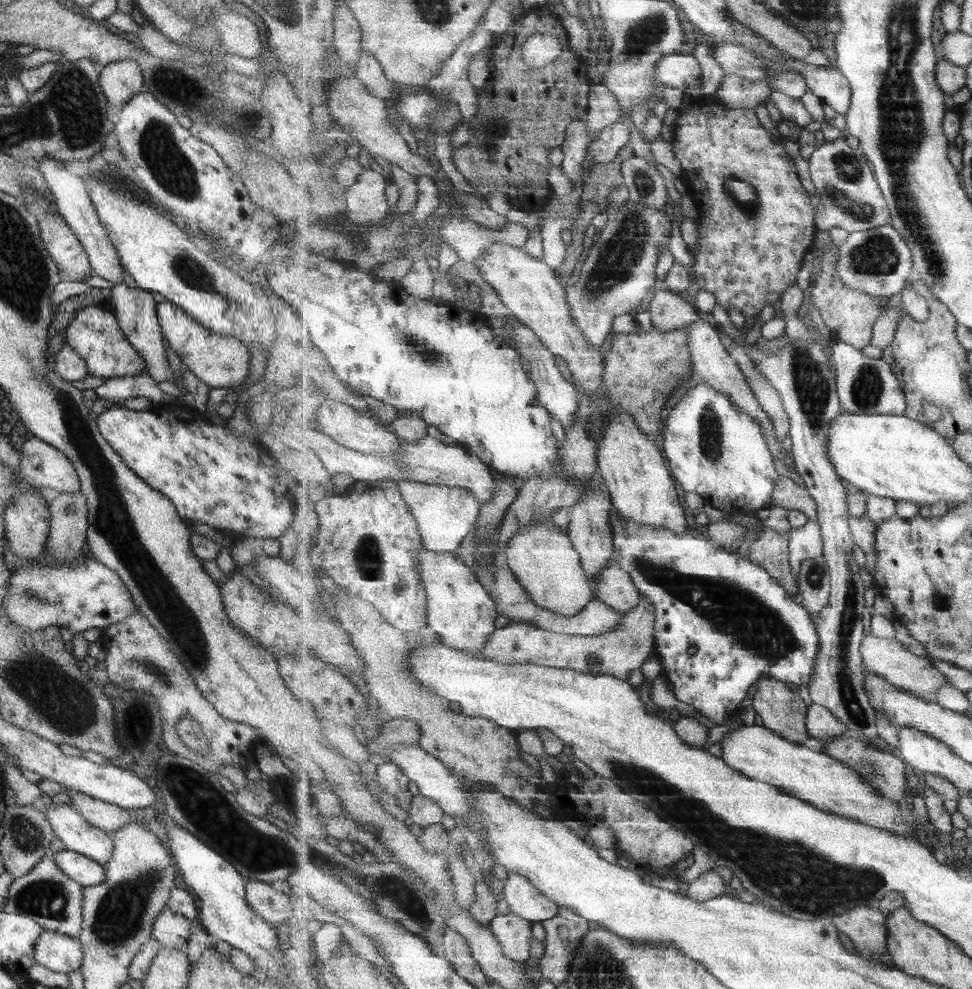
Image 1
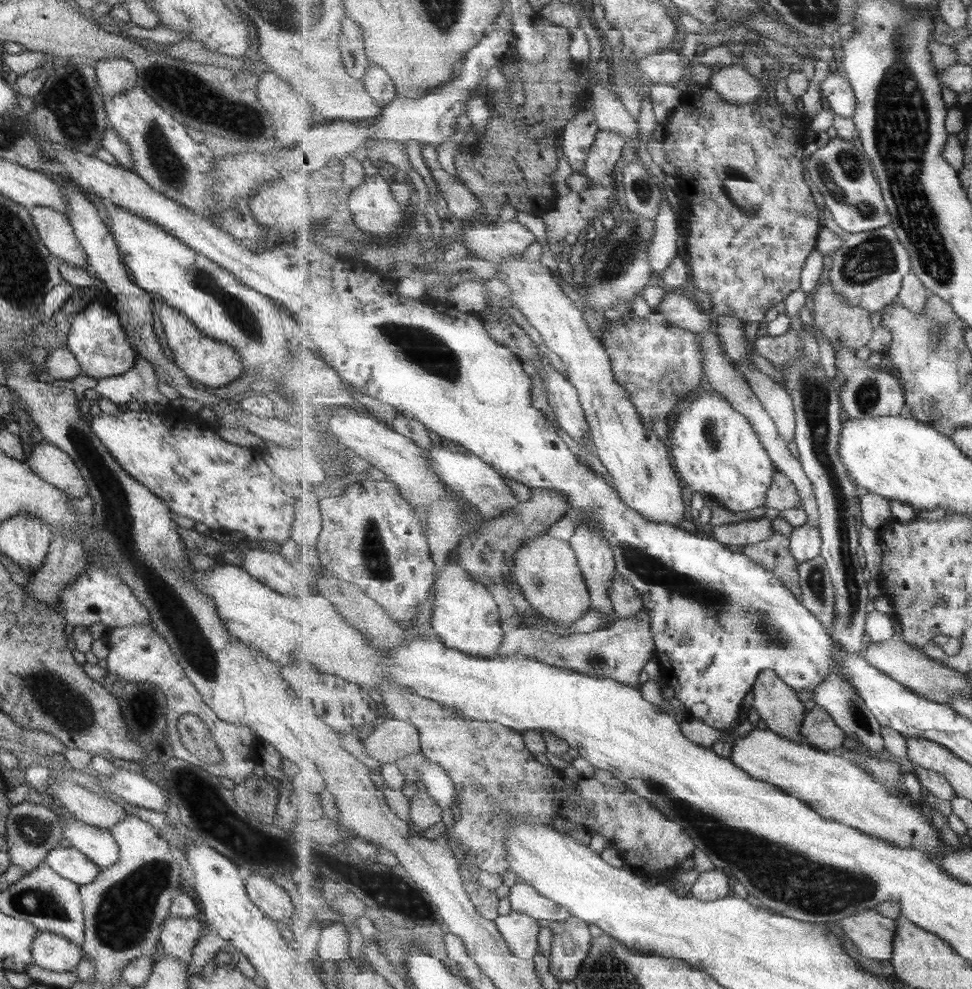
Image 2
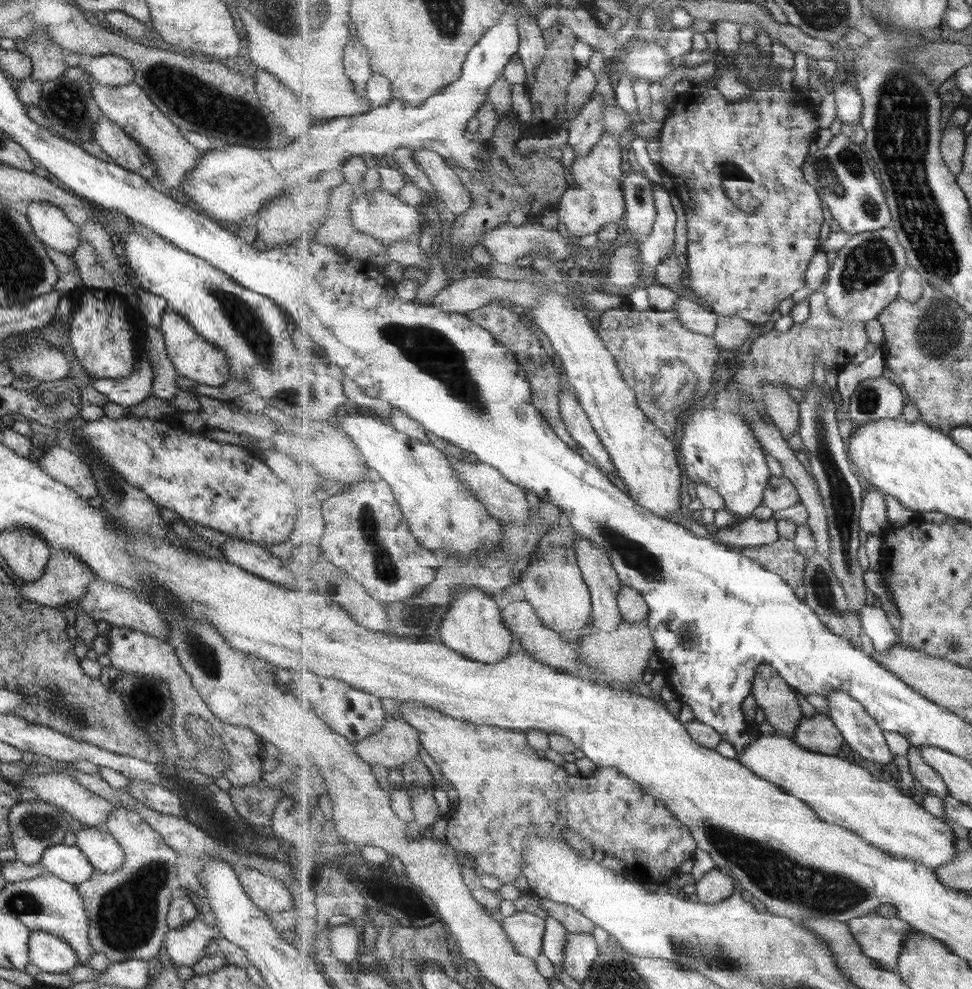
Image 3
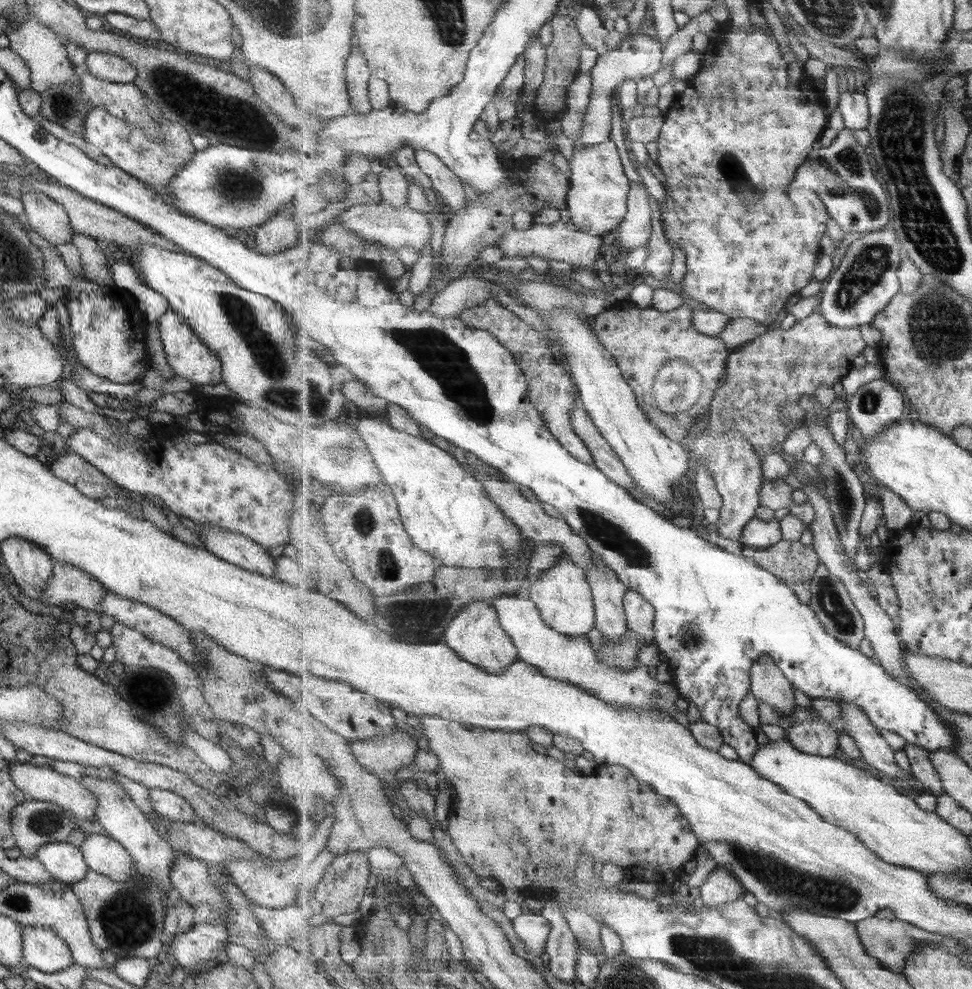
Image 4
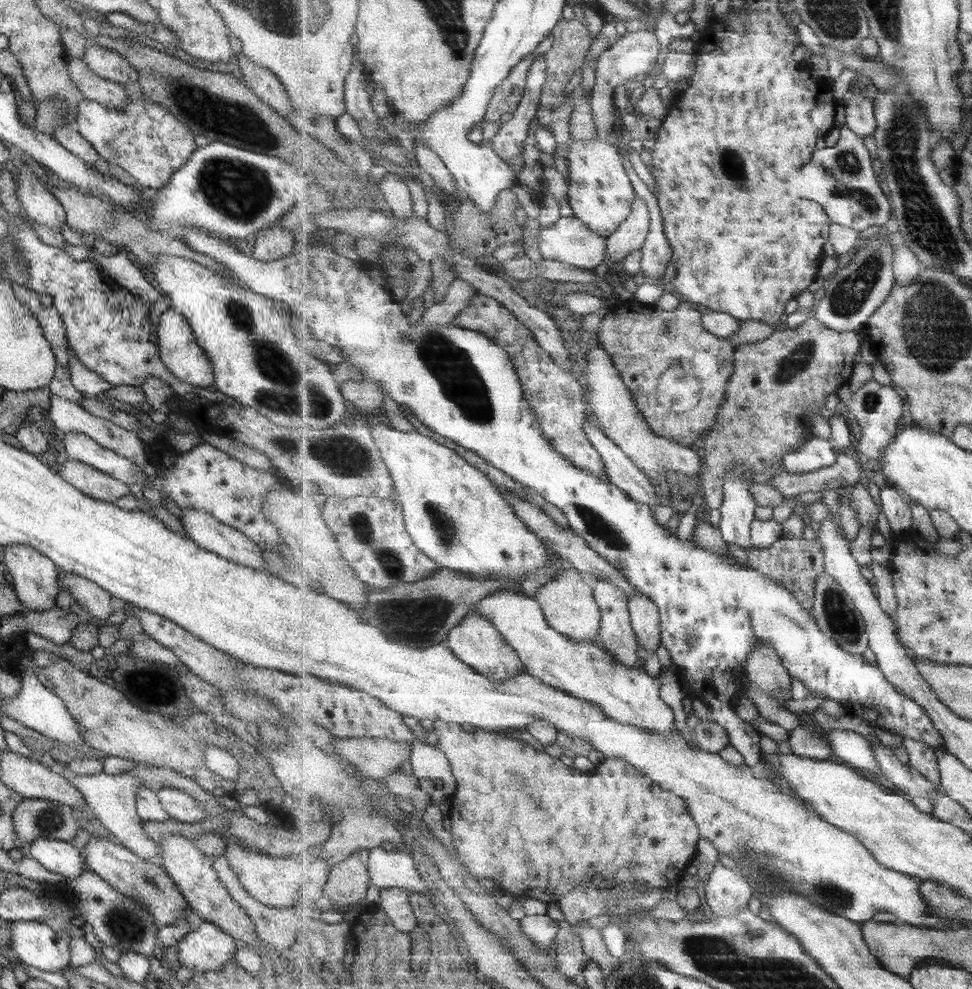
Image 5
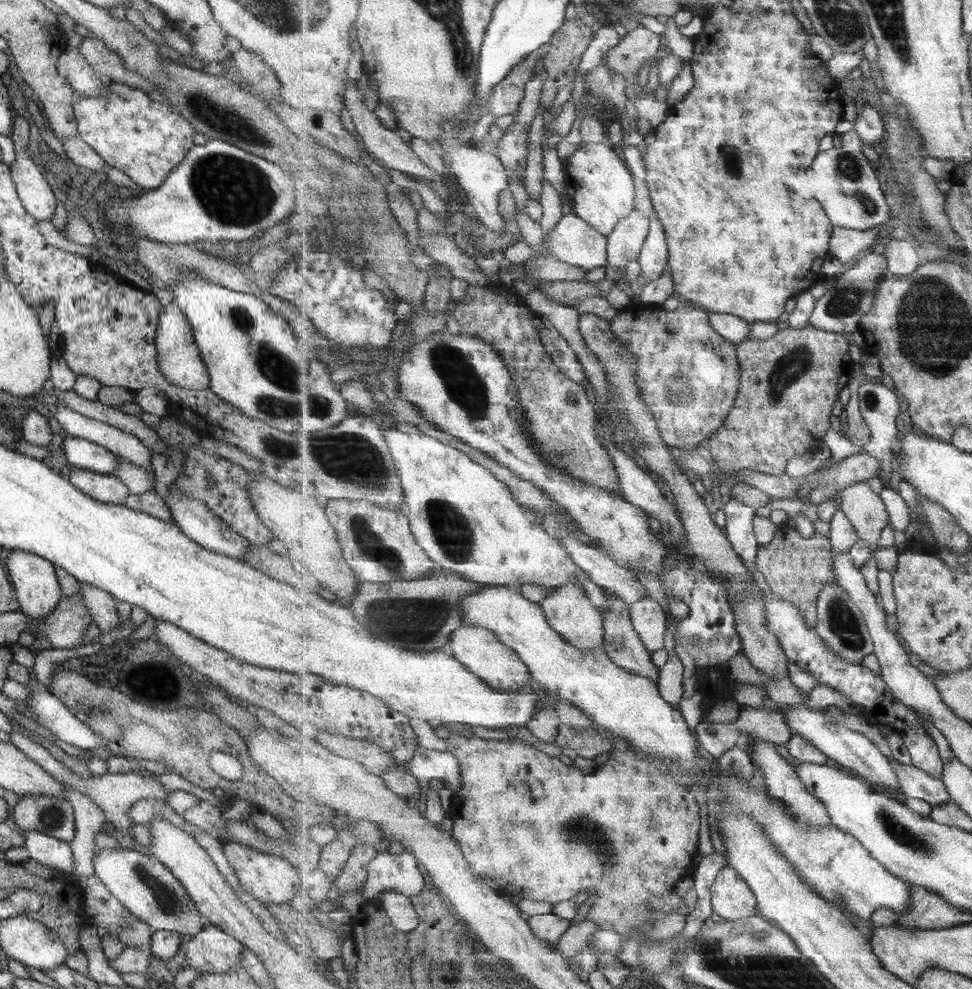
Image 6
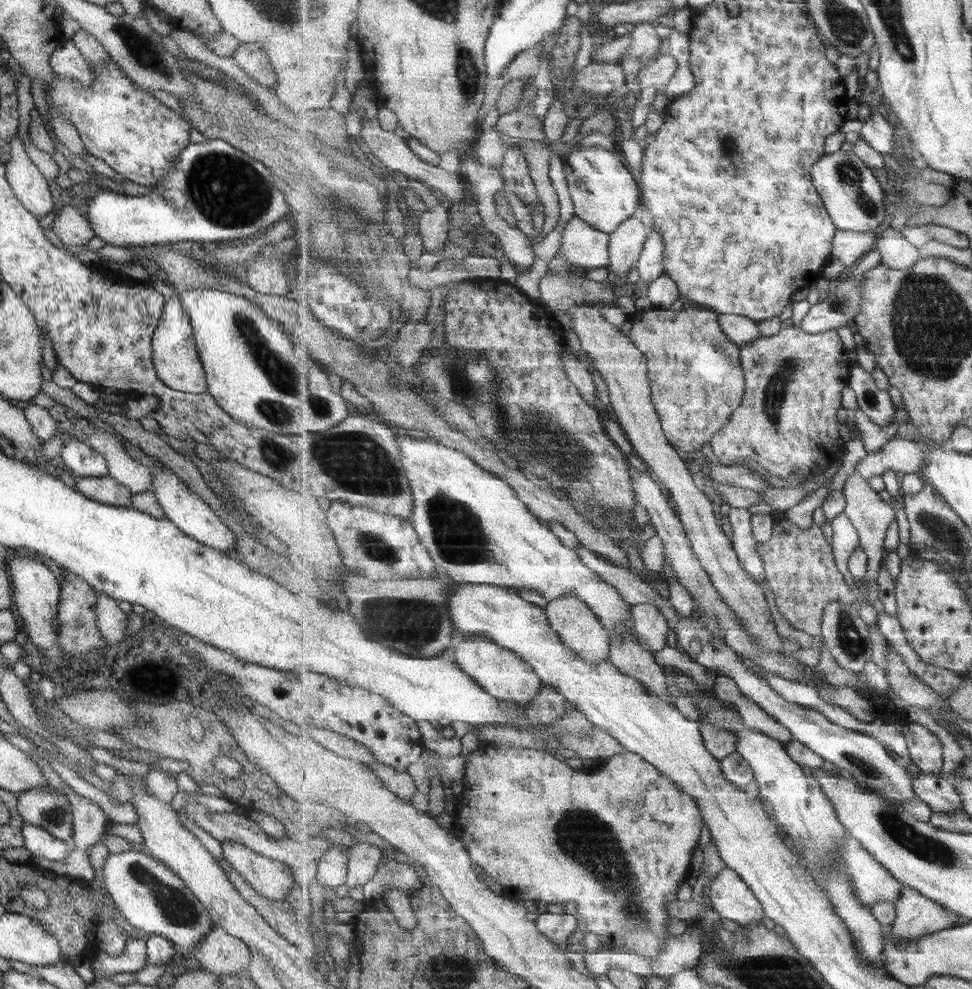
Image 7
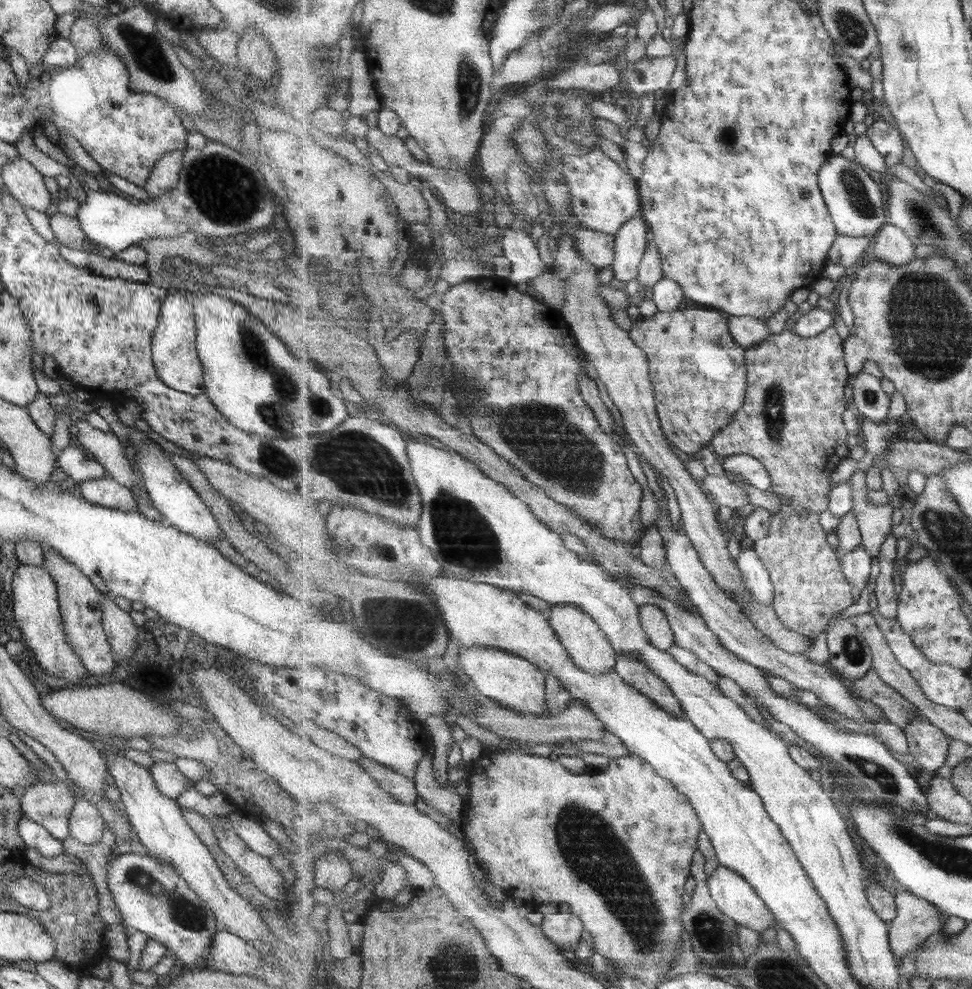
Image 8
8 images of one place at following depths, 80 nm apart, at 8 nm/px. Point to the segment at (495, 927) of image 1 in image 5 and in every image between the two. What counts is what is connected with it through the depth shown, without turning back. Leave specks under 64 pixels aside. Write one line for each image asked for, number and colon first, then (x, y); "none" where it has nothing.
2: (521, 931)
3: (526, 930)
4: (533, 929)
5: (542, 929)

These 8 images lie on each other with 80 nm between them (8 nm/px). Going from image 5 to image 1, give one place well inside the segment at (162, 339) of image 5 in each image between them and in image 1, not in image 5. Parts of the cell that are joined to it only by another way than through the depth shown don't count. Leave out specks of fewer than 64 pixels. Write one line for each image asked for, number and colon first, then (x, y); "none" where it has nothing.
1: (218, 361)
2: (213, 364)
3: (193, 358)
4: (186, 355)

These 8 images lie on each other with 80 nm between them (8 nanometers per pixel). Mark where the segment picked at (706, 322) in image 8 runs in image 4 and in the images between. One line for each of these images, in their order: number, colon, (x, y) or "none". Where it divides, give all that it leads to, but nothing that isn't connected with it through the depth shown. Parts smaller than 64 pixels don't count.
4: (642, 340)
5: (644, 341)
6: (667, 344)
7: (698, 381)

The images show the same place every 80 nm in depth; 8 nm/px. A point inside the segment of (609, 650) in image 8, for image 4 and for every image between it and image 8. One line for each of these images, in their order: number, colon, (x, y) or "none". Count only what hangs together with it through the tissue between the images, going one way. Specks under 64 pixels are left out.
4: (563, 593)
5: (568, 600)
6: (568, 608)
7: (579, 627)

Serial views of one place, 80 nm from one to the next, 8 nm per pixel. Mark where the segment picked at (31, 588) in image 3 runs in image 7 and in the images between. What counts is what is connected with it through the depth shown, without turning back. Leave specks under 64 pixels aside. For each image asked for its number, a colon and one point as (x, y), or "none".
4: (68, 584)
5: (94, 600)
6: (101, 606)
7: (111, 621)

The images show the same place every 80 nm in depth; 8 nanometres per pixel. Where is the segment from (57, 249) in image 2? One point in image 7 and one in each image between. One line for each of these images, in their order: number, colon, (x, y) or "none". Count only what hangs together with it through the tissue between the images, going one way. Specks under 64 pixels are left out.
3: (49, 225)
4: (47, 219)
5: (39, 206)
6: (34, 194)
7: (28, 184)

